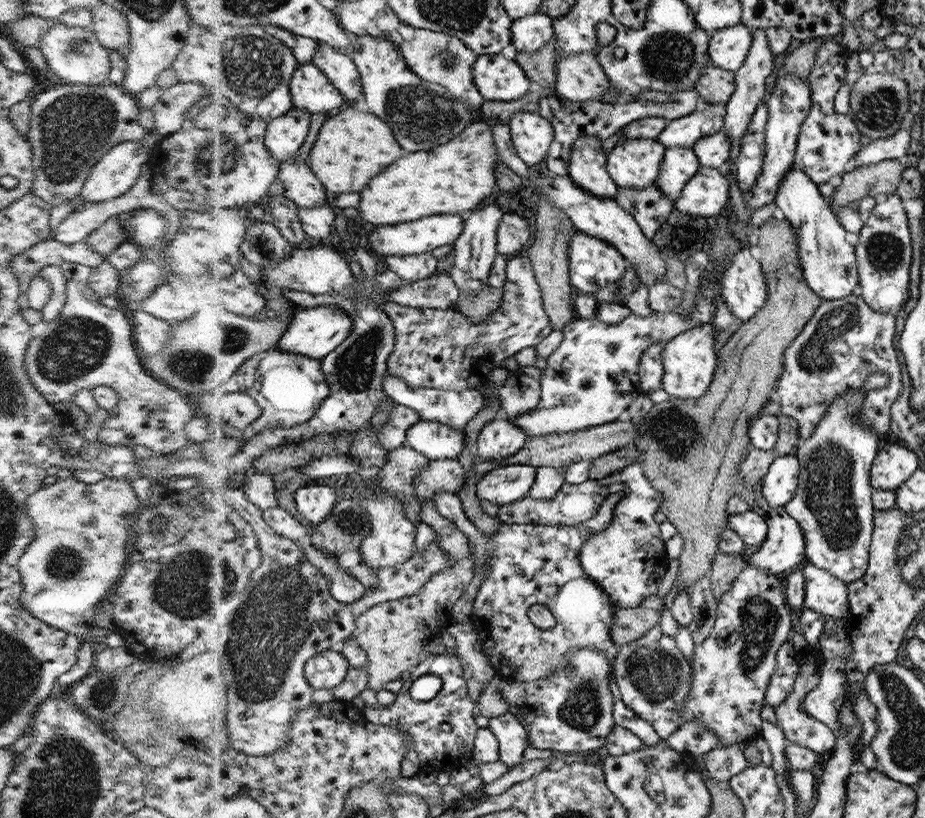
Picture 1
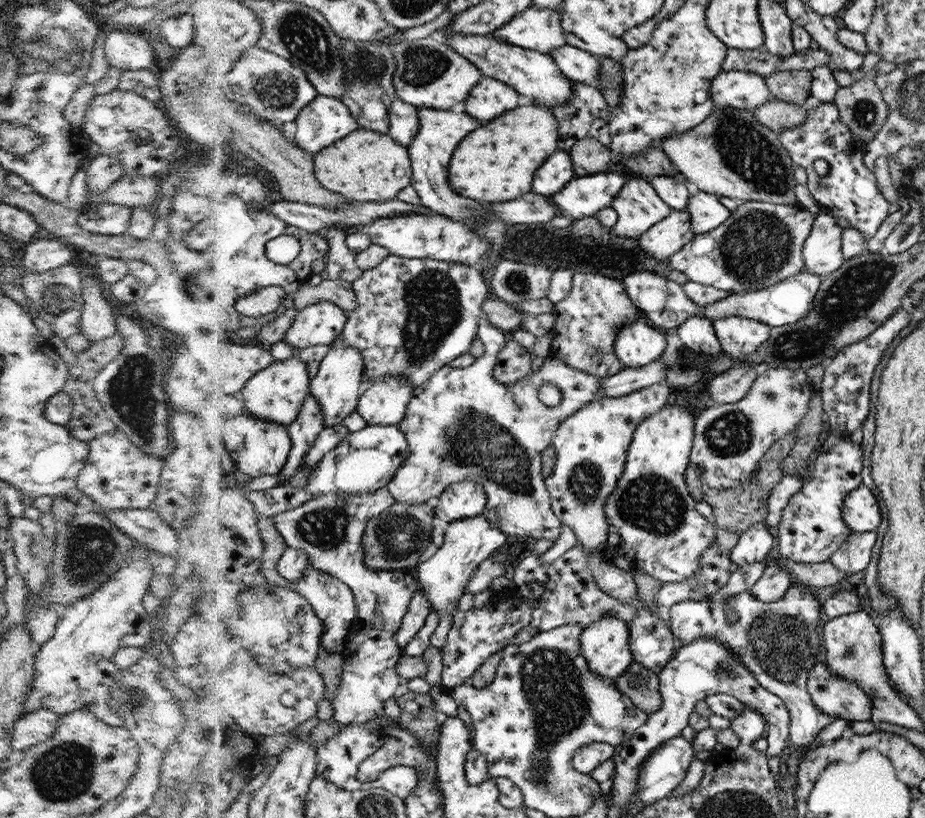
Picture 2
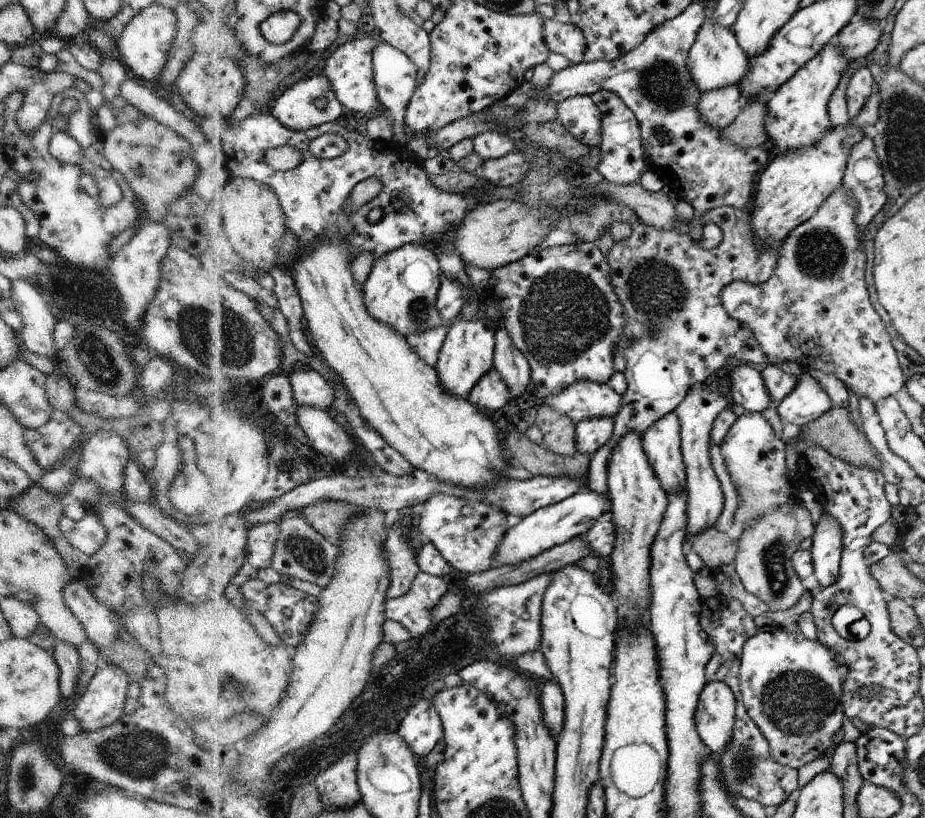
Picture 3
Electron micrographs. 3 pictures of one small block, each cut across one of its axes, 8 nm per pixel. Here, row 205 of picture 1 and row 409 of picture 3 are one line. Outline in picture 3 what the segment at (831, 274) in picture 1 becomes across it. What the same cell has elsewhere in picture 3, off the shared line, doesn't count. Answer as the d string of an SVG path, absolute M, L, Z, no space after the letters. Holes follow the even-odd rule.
M810 371L799 374L798 384L776 406L782 422L805 426L816 421L831 408L831 396Z

